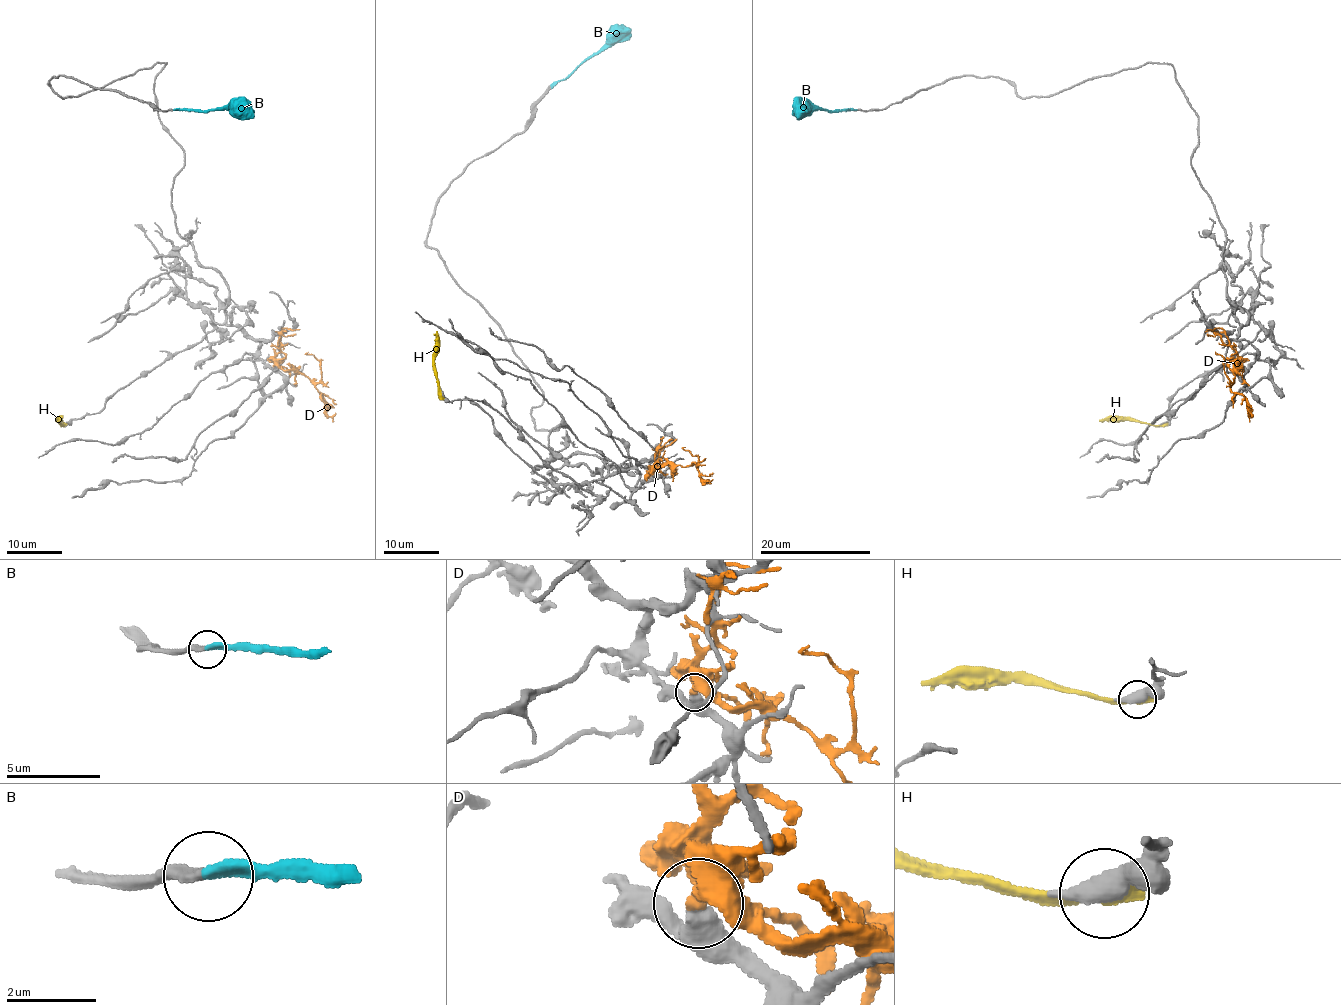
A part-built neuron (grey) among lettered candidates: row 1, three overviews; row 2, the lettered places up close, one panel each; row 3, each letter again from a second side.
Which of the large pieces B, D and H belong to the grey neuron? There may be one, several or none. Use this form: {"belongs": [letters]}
{"belongs": ["B"]}

